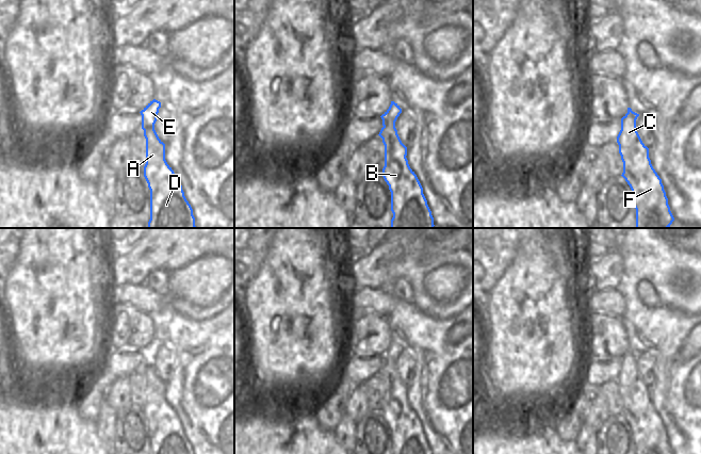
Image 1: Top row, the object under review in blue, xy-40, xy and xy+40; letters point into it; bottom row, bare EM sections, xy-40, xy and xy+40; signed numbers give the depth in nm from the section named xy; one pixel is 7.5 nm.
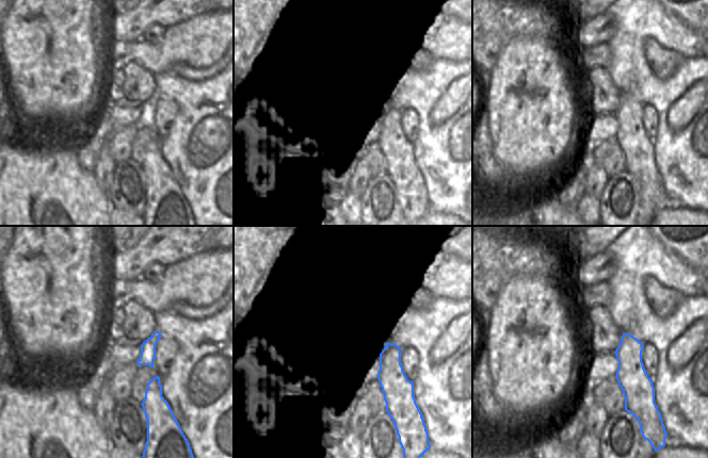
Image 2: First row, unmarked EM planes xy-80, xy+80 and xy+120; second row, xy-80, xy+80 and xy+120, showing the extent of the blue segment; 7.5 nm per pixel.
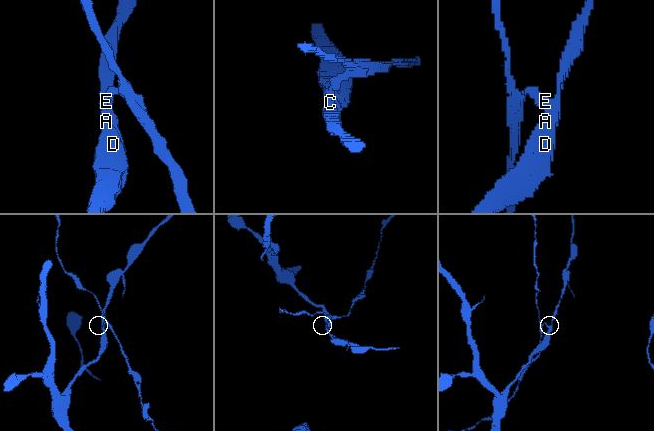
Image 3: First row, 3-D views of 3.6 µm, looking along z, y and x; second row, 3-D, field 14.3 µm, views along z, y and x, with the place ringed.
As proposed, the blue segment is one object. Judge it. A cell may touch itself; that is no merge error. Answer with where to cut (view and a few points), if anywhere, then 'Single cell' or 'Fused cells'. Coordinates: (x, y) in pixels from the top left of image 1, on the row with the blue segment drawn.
Split along xy-40 (142, 126), (153, 127). Fused cells

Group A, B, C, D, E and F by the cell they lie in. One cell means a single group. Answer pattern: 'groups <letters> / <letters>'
groups A B C D F / E

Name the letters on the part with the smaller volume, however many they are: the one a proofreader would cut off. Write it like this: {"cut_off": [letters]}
{"cut_off": ["E"]}

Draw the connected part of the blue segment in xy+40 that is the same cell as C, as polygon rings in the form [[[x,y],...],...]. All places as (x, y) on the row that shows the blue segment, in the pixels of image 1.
[[[627,112],[621,118],[621,130],[617,136],[619,153],[623,162],[621,176],[630,185],[634,198],[636,228],[669,228],[674,217],[670,211],[662,179],[651,164],[649,148],[642,143],[636,130],[637,117]]]

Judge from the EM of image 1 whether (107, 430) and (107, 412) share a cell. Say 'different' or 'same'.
same

